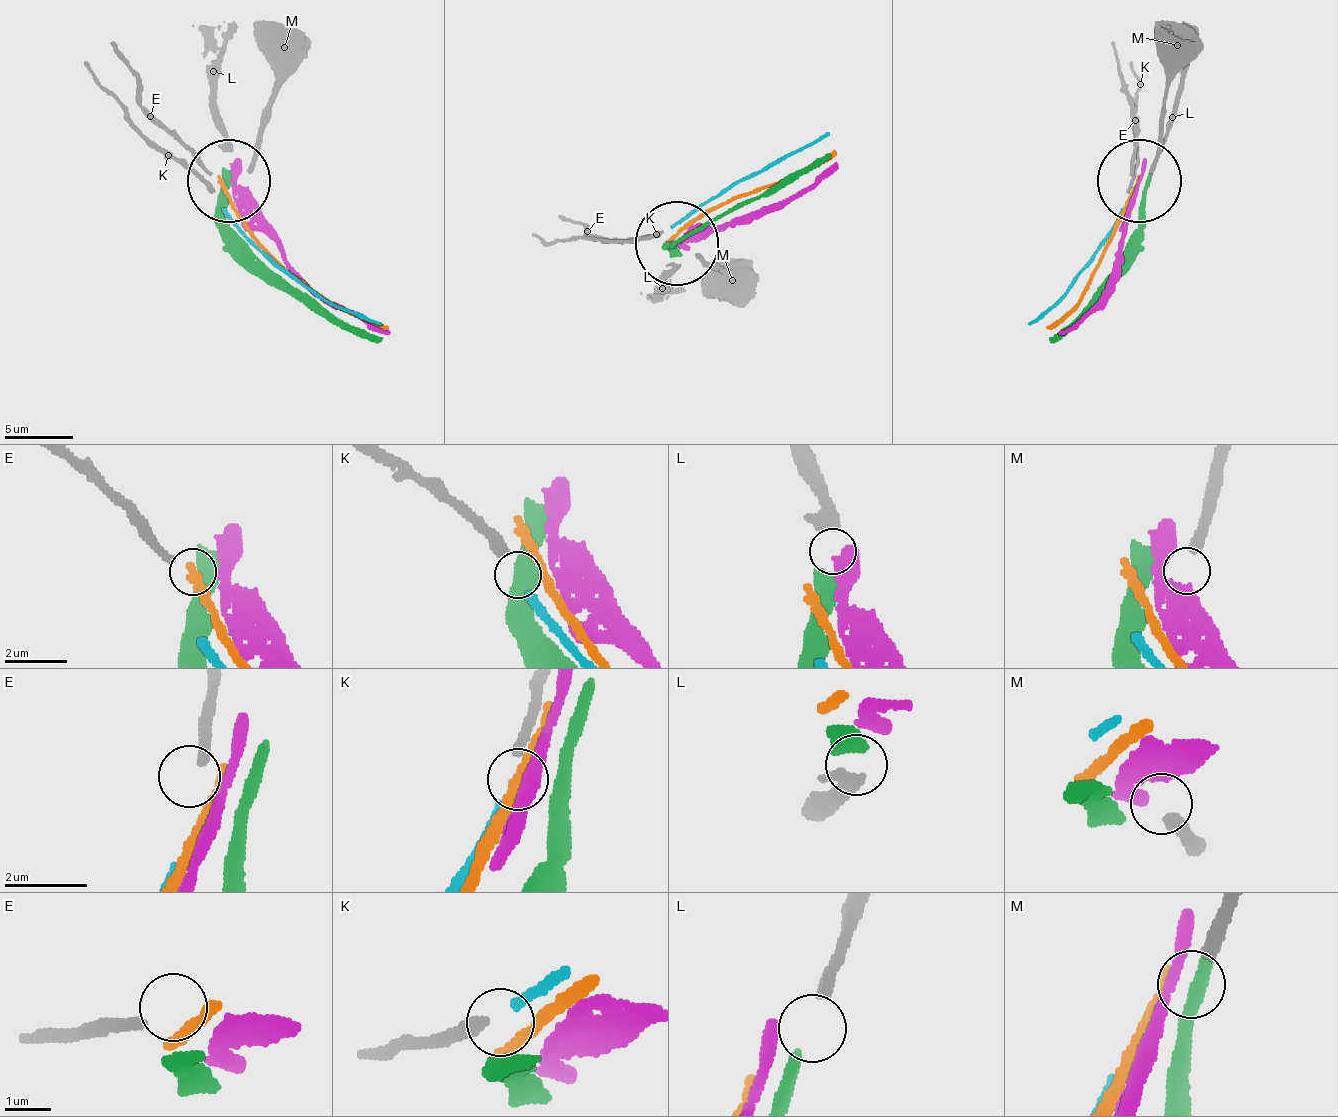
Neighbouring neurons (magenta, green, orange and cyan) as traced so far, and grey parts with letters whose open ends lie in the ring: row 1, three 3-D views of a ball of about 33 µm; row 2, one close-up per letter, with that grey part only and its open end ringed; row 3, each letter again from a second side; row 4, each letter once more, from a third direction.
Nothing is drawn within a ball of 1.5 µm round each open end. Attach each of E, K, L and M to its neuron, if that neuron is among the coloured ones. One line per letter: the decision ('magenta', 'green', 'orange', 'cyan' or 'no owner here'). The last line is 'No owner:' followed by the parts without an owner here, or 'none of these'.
E: no owner here
K: cyan
L: green
M: no owner here
No owner: E, M

